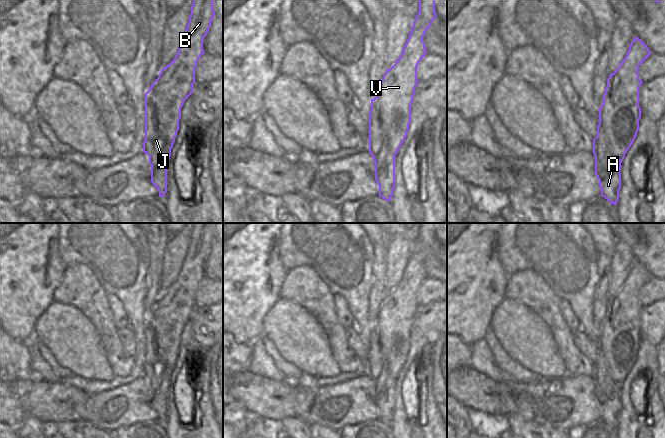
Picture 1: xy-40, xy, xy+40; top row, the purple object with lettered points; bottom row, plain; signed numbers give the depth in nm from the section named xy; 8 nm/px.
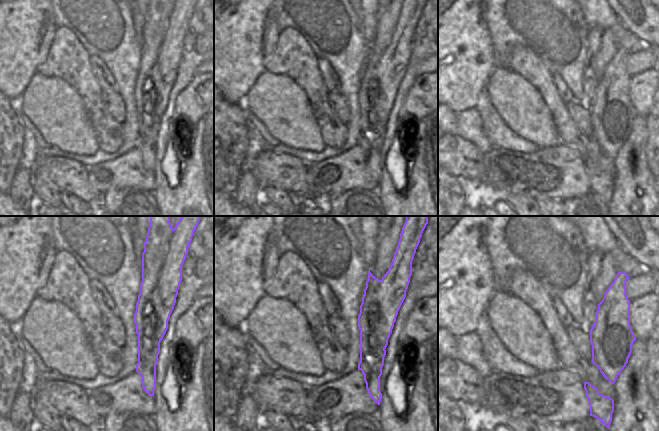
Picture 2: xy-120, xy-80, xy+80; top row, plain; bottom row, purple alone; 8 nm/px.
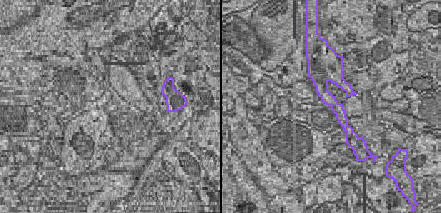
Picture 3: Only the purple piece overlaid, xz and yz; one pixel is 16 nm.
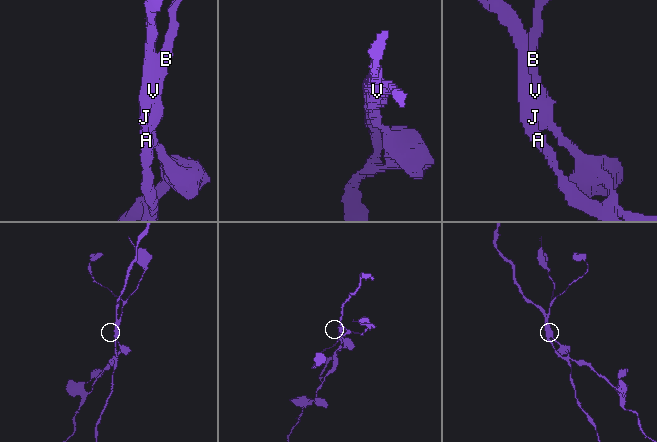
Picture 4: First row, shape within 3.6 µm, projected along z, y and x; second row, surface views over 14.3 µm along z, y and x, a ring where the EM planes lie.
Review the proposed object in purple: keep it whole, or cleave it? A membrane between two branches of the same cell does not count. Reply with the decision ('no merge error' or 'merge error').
merge error

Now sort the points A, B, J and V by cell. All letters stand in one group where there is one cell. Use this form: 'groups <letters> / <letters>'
groups A J / B V

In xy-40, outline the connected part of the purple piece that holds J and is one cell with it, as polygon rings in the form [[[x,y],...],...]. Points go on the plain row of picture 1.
[[[145,341],[143,376],[149,380],[151,406],[157,412],[159,421],[164,421],[167,416],[167,392],[171,371],[158,341]]]

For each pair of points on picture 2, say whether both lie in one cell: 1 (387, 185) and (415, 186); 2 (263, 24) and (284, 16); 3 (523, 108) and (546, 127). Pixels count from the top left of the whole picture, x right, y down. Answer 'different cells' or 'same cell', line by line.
1: same cell
2: different cells
3: same cell

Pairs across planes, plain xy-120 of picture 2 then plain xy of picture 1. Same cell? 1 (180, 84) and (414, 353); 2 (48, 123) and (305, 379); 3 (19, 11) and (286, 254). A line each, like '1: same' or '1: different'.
1: same
2: different
3: different

